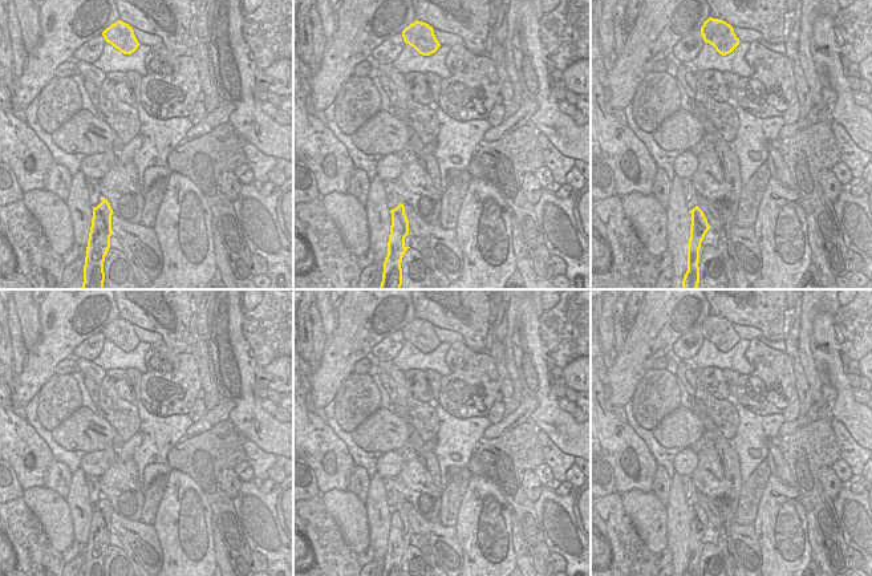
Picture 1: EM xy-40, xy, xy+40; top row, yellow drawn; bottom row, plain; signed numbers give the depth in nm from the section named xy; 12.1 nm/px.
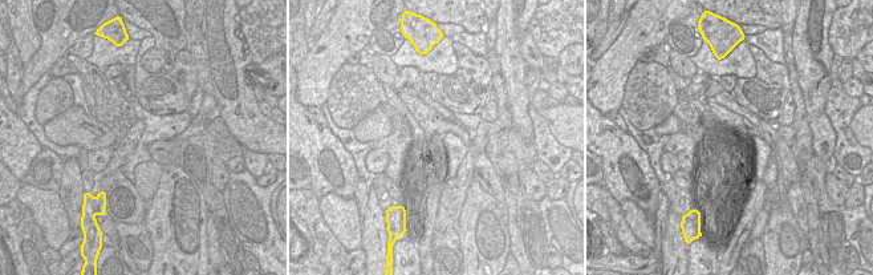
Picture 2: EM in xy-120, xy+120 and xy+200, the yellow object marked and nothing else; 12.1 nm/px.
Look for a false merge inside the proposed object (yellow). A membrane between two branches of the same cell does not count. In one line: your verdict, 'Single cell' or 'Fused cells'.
Fused cells.

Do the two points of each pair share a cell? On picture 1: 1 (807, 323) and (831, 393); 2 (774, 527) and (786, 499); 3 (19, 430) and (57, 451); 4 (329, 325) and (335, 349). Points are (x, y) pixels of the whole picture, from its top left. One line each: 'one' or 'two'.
1: two
2: one
3: two
4: two

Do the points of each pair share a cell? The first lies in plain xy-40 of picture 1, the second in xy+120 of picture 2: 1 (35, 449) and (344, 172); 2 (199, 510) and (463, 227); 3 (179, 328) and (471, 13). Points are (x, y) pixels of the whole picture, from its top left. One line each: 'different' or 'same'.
1: same
2: same
3: same

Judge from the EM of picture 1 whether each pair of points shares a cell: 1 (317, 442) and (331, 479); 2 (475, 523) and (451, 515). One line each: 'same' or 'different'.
1: same
2: different

